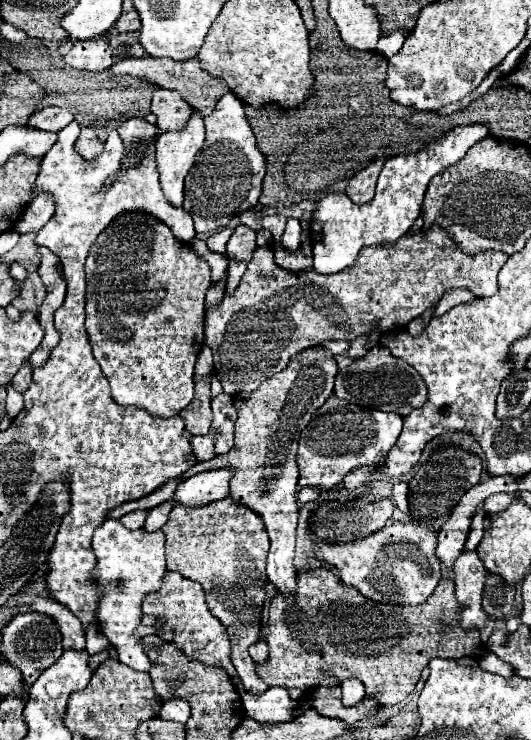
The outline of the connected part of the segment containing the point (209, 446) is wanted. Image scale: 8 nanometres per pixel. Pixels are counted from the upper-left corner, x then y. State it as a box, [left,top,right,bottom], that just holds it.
[190,436,216,462]

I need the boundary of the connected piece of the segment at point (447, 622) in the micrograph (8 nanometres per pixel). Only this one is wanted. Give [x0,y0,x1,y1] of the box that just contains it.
[256,568,480,706]

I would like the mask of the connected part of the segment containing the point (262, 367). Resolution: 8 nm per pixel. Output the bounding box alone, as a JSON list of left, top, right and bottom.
[206,224,508,396]

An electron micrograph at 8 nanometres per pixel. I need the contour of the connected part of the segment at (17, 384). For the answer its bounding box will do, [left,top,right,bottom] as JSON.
[12,359,32,393]

